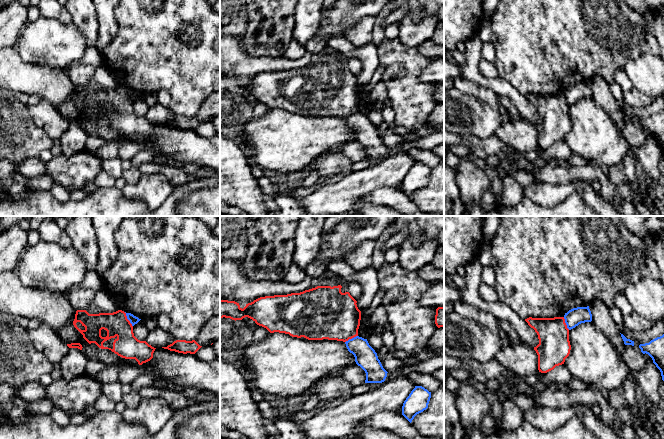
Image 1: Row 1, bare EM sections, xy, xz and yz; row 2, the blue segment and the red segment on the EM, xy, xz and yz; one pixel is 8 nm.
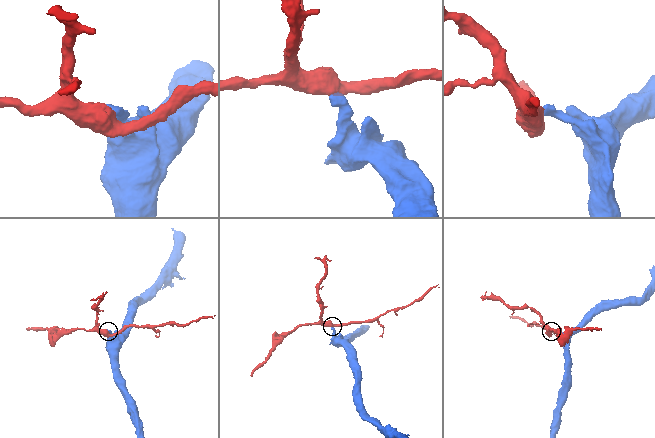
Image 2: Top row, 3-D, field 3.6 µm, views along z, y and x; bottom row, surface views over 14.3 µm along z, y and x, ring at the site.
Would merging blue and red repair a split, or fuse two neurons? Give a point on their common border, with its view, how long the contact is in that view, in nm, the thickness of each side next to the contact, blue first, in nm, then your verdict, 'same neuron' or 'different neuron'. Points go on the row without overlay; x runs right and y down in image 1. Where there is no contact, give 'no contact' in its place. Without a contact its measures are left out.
contact xy (127, 94); length 140 nm; calibres 70 and 200 nm; different neuron

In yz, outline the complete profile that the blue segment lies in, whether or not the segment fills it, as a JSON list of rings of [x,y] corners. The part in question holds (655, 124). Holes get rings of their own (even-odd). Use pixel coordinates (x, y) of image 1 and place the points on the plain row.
[[[664,110],[651,116],[649,119],[640,120],[639,124],[643,130],[648,130],[656,143],[660,146],[664,157]]]

